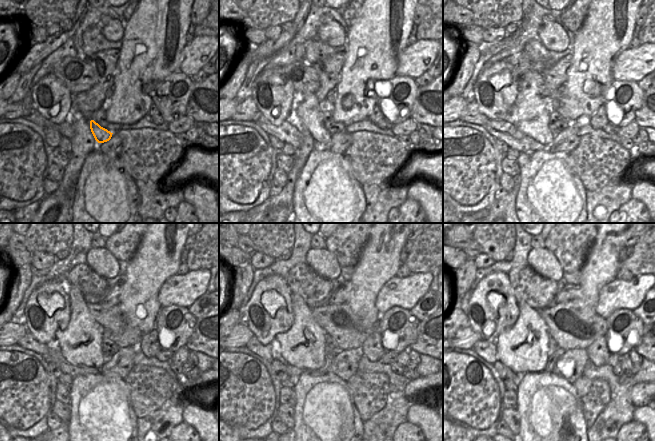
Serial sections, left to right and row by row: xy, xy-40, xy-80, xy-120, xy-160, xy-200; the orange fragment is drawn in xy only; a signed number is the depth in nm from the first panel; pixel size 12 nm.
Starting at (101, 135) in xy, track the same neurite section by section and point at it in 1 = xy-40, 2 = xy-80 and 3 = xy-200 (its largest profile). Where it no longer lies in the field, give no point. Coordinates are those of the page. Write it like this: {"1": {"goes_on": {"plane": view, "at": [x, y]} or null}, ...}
{"1": {"goes_on": {"plane": "xy-40", "at": [309, 111]}}, "2": {"goes_on": {"plane": "xy-80", "at": [530, 114]}}, "3": {"goes_on": {"plane": "xy-200", "at": [523, 348]}}}

